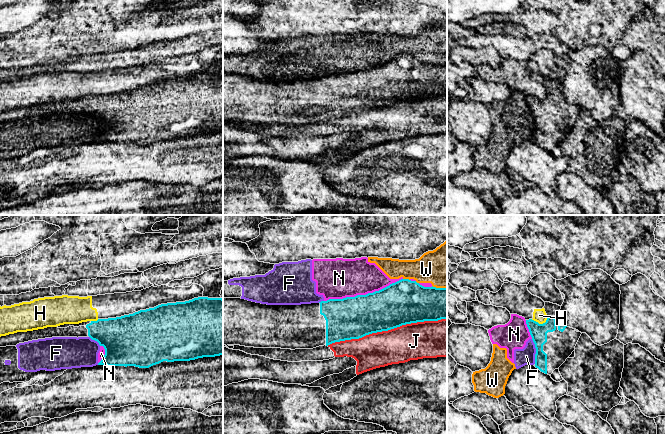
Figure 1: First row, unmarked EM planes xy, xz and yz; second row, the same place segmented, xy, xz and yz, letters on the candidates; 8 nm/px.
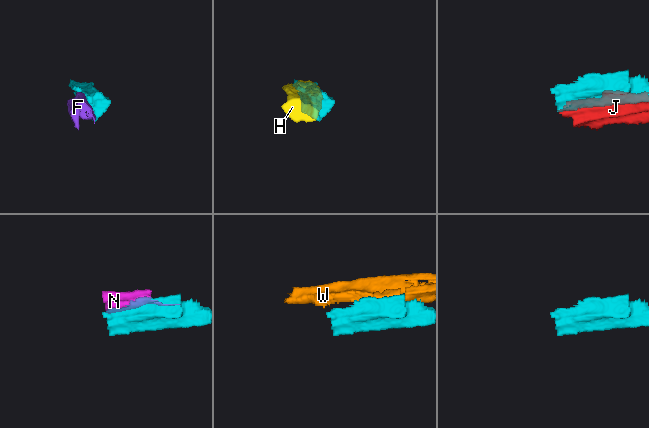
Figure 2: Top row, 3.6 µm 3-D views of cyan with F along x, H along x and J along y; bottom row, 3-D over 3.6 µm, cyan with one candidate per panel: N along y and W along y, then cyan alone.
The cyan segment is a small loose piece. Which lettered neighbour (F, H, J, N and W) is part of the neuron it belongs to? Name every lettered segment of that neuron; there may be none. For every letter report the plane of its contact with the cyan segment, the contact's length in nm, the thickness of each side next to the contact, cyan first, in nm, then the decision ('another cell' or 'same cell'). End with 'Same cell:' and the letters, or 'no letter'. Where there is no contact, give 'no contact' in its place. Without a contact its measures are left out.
F: meets cyan in yz; contact 200 nm long; 140 nm thick on the cyan side, 140 nm on the other; another cell
H: meets cyan in yz; contact 140 nm long; 140 nm thick on the cyan side, 110 nm on the other; another cell
J: meets cyan in xz; contact 1000 nm long; 340 nm thick on the cyan side, 300 nm on the other; another cell
N: meets cyan in xz; contact 650 nm long; 340 nm thick on the cyan side, 320 nm on the other; another cell
W: meets cyan in xz; contact 60 nm long; 360 nm thick on the cyan side, 260 nm on the other; another cell
Same cell: no letter

